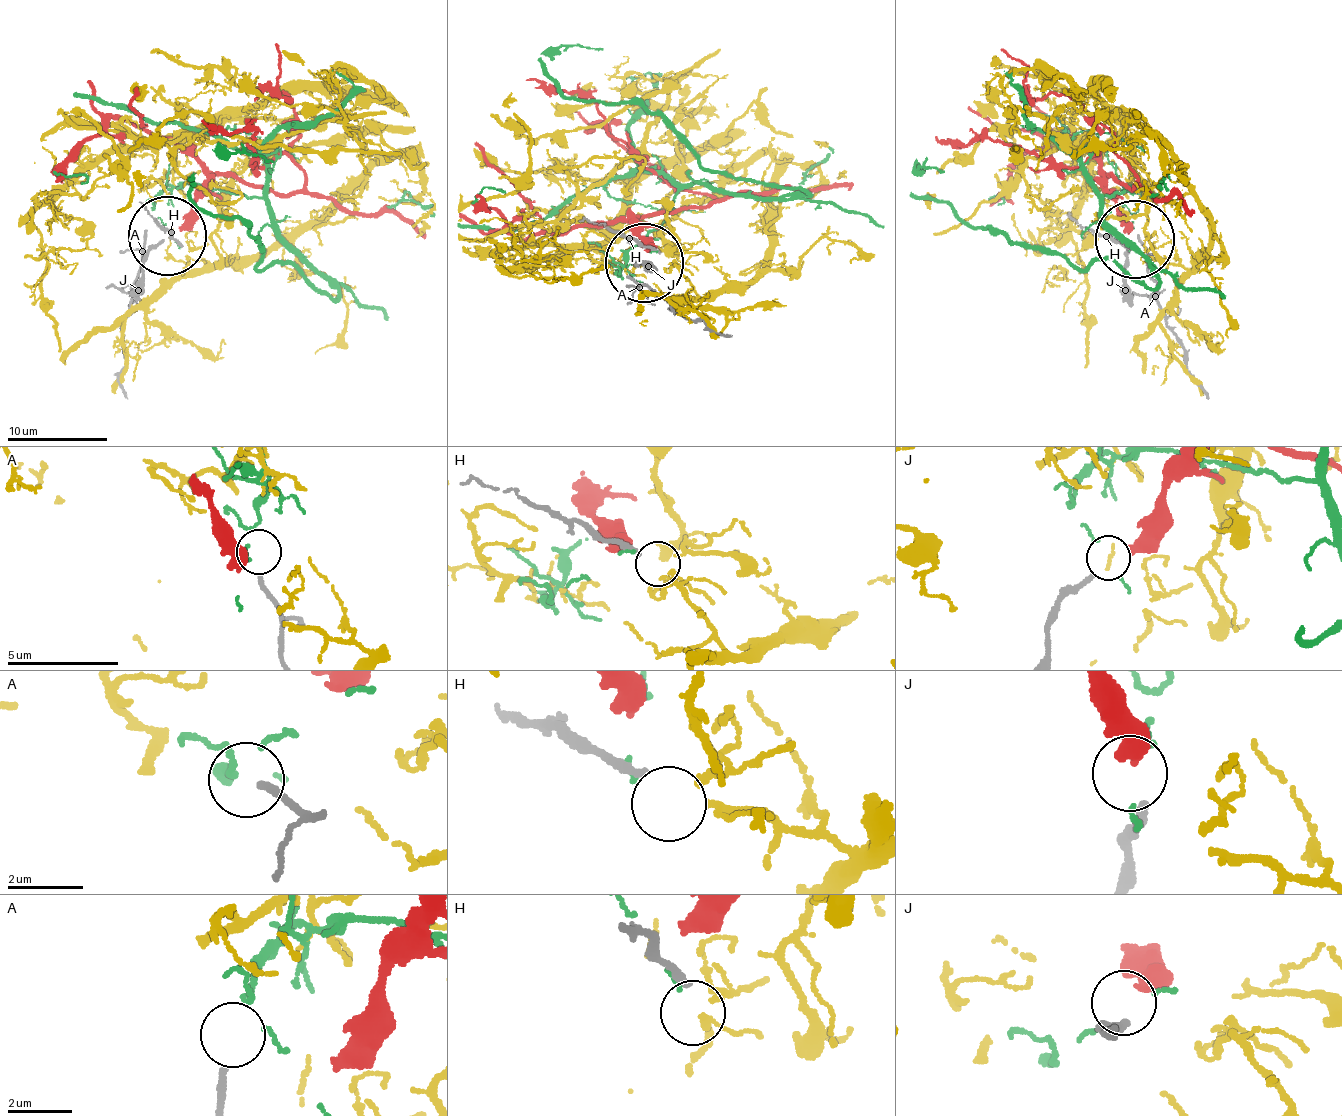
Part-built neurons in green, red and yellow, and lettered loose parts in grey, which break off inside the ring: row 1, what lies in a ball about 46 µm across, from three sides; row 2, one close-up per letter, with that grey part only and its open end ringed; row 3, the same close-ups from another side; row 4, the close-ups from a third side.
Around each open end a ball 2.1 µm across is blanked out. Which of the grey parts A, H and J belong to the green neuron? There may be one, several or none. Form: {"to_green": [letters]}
{"to_green": []}

